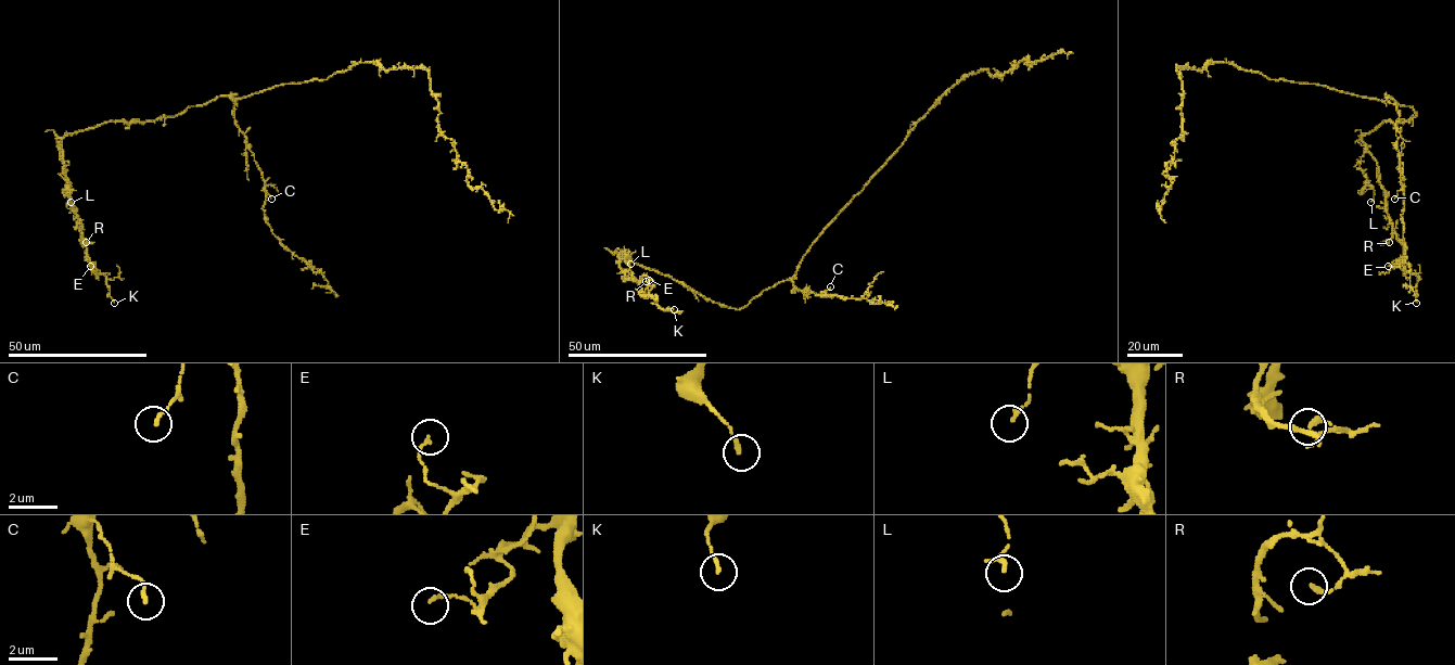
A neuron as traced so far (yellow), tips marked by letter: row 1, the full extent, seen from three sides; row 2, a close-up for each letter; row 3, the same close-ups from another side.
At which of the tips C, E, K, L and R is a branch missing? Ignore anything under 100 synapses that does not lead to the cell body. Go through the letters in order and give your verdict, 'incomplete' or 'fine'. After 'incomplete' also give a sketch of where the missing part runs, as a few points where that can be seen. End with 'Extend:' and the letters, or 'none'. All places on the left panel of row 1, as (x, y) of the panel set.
C: fine
E: fine
K: fine
L: fine
R: fine
Extend: none

